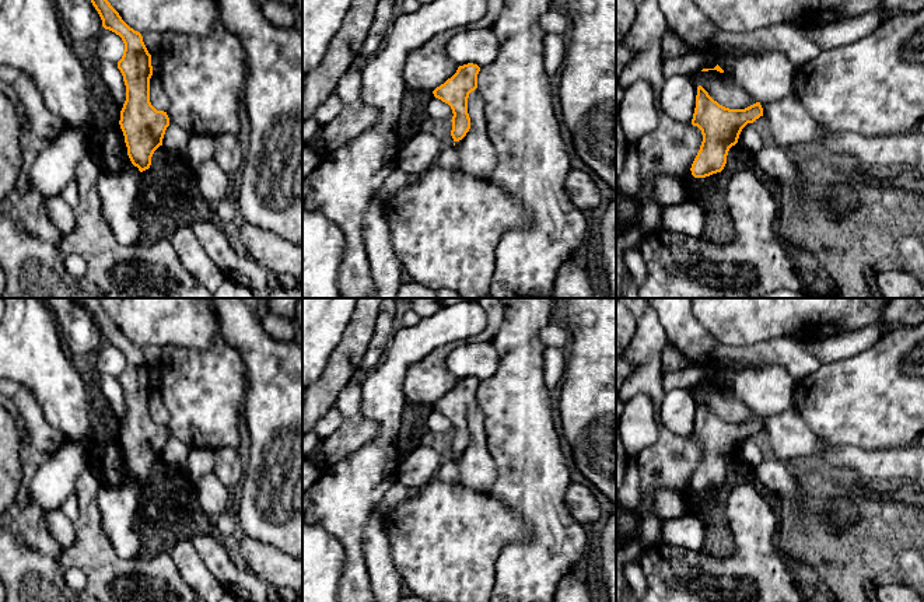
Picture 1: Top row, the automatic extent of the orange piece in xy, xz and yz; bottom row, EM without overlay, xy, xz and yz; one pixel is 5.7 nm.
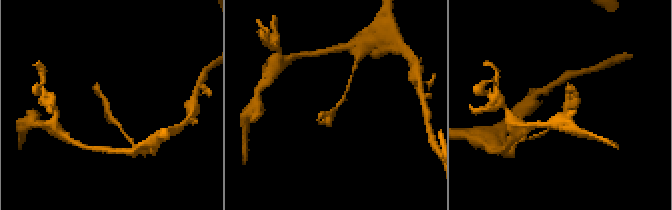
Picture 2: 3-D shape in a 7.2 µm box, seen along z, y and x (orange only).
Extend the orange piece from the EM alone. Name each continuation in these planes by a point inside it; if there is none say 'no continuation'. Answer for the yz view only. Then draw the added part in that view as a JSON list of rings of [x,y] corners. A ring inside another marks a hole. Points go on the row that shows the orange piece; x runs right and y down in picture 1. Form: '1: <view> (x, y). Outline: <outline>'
no continuation

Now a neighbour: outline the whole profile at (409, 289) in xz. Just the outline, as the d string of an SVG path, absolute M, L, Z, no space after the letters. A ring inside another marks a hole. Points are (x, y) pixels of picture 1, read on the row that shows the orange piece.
M407 279L399 287L396 298L437 298L437 290Z

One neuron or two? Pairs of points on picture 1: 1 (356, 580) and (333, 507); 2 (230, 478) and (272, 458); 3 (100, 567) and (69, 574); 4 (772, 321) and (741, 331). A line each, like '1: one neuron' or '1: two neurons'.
1: one neuron
2: two neurons
3: two neurons
4: one neuron

